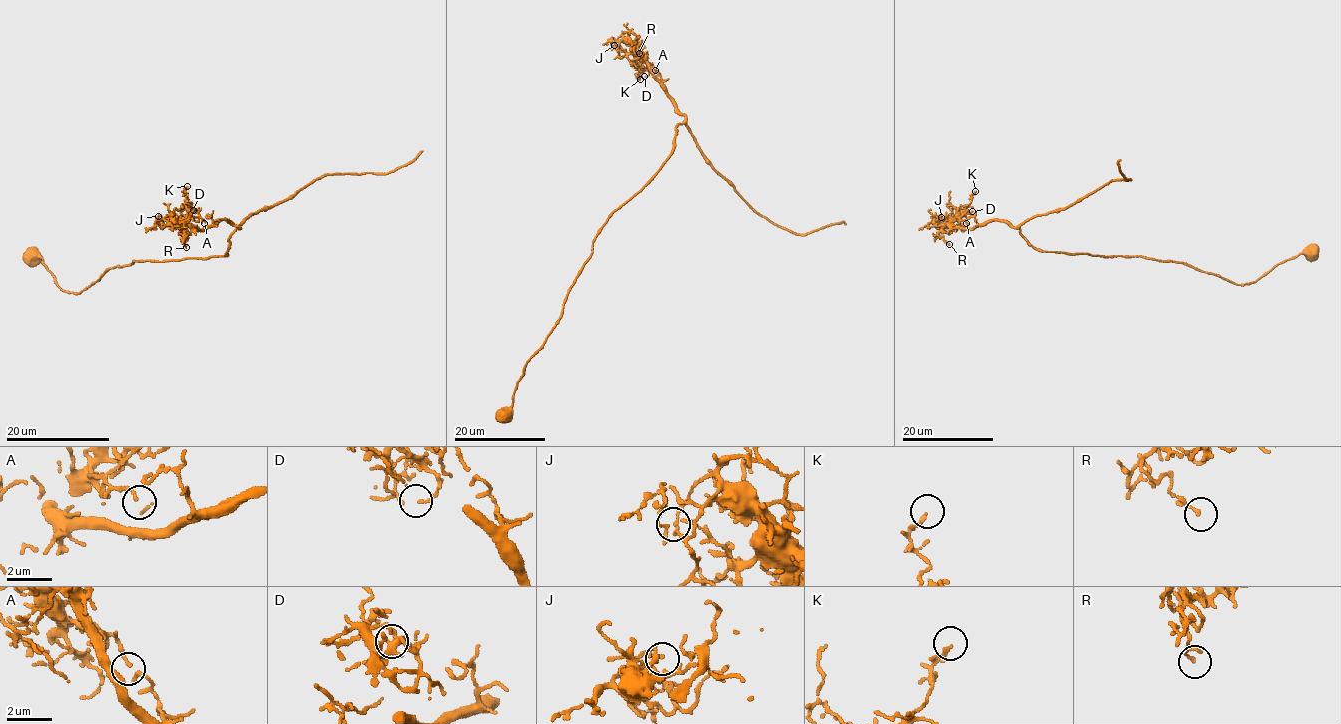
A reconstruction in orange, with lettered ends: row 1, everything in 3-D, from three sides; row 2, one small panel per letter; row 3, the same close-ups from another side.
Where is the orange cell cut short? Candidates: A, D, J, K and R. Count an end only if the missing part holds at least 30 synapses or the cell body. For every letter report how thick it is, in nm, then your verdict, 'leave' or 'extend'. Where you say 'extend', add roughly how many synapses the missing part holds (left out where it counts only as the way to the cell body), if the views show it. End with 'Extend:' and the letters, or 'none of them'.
A: 80 nm | leave
D: 120 nm | leave
J: 150 nm | leave
K: 140 nm | leave
R: 130 nm | leave
Extend: none of them

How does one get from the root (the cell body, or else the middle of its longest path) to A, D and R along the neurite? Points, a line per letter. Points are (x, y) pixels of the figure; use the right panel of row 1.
A: (1310, 252), (1254, 282), (1234, 284), (1181, 262), (1039, 251), (1004, 220), (971, 228), (949, 224), (966, 223)
D: (1310, 252), (1254, 282), (1234, 284), (1181, 262), (1039, 251), (1004, 220), (971, 228), (949, 224), (972, 211)
R: (1310, 252), (1254, 282), (1234, 284), (1181, 262), (1039, 251), (1004, 220), (946, 225), (938, 235), (949, 244)

